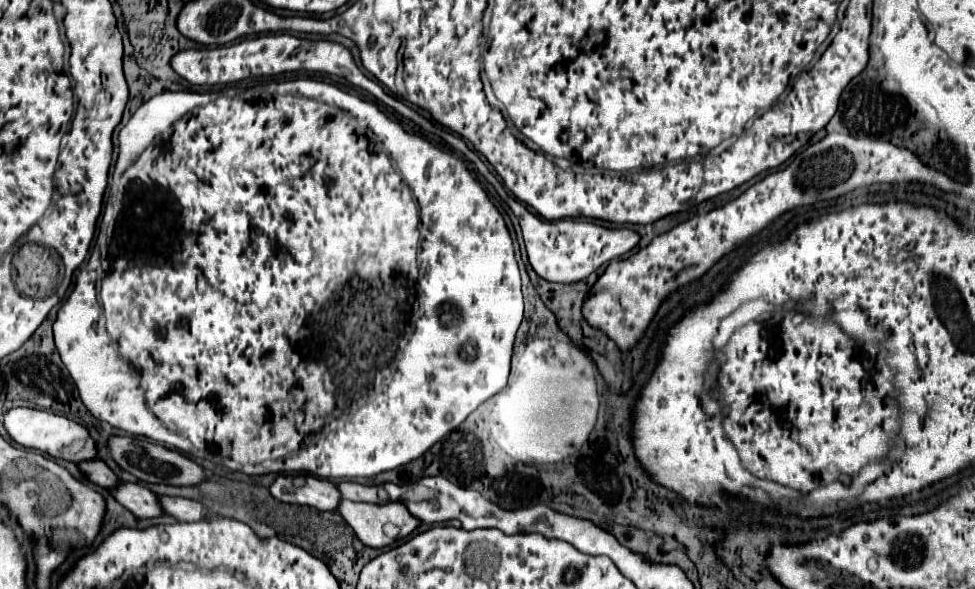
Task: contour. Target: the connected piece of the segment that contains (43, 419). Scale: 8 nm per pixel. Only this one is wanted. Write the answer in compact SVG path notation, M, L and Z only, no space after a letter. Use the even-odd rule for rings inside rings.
M17 407L17 409L11 409L5 413L5 429L9 431L11 439L15 443L19 443L21 447L27 447L27 449L39 449L43 453L49 453L51 457L61 457L61 459L67 459L67 461L73 461L73 463L81 463L81 461L91 461L97 457L97 447L95 447L95 441L93 437L89 435L89 431L63 417L63 415L55 415L55 413L49 413L49 411L39 411L39 409L29 409L29 407ZM83 439L85 445L79 453L71 453L69 451L69 445L73 441L79 441Z

